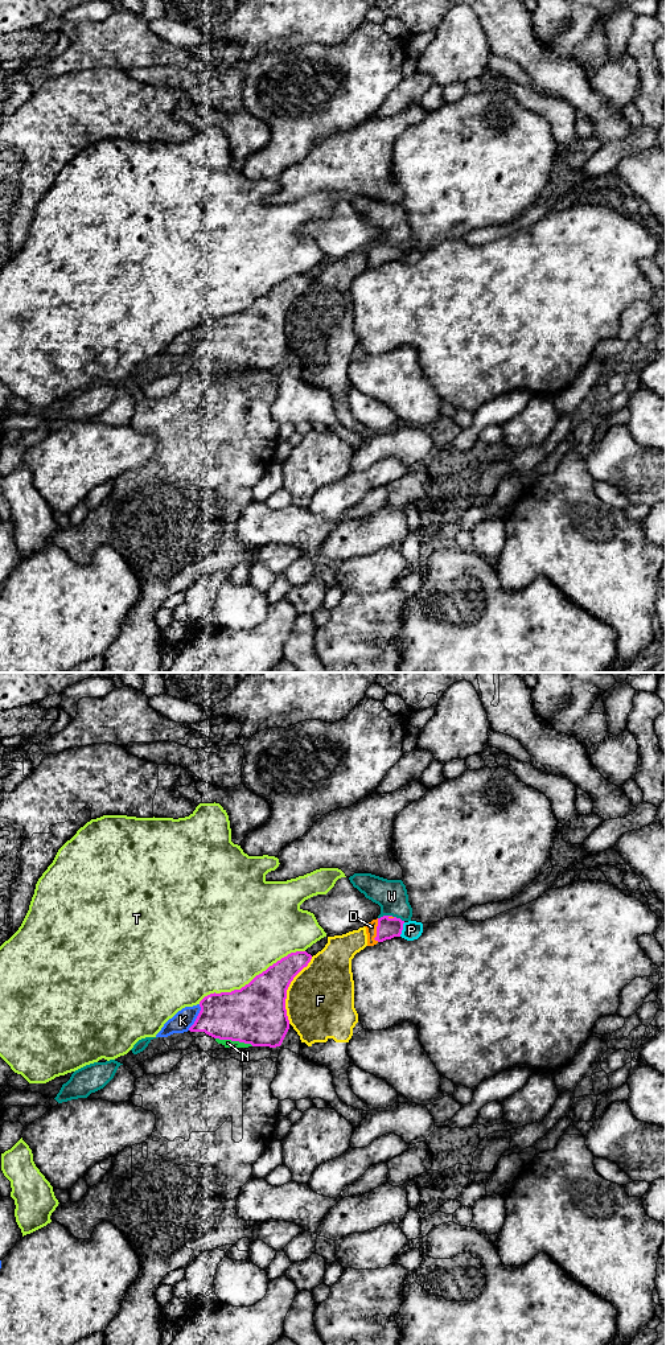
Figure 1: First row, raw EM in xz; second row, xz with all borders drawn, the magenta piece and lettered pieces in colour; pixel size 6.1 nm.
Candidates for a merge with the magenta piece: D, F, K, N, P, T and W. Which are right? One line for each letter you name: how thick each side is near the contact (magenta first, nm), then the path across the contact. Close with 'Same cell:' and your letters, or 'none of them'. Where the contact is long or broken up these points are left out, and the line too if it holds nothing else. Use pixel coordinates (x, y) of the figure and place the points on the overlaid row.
D: 130/60 nm | across xz (387, 928), (377, 930), (371, 926)
P: 130/110 nm | across xz (387, 928), (402, 929), (411, 930)
Same cell: D, P

